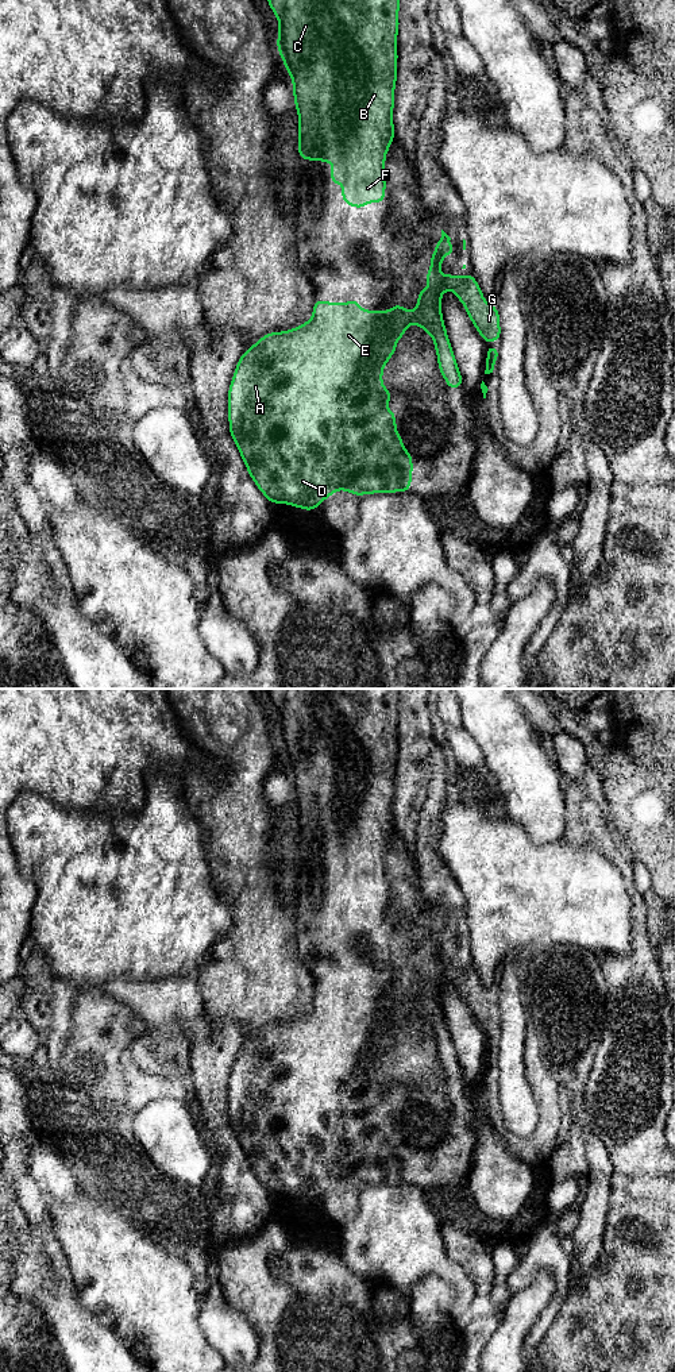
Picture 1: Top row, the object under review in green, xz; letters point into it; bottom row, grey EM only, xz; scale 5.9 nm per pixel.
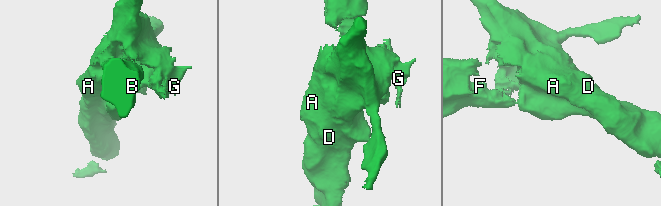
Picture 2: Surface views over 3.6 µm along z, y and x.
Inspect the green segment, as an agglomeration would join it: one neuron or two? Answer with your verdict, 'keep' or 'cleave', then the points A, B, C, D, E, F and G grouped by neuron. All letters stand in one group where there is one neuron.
keep; groups A B C D E F G

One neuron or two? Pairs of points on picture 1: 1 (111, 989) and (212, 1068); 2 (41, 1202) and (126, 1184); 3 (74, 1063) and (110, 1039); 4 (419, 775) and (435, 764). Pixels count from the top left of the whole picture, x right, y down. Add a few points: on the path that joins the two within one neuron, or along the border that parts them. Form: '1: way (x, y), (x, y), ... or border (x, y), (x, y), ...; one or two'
1: way (141, 998), (166, 1005), (200, 1039); one
2: way (62, 1198), (91, 1198), (104, 1189); one
3: way (83, 1056), (101, 1039); one
4: border (434, 739), (429, 755), (428, 796), (425, 798); two

